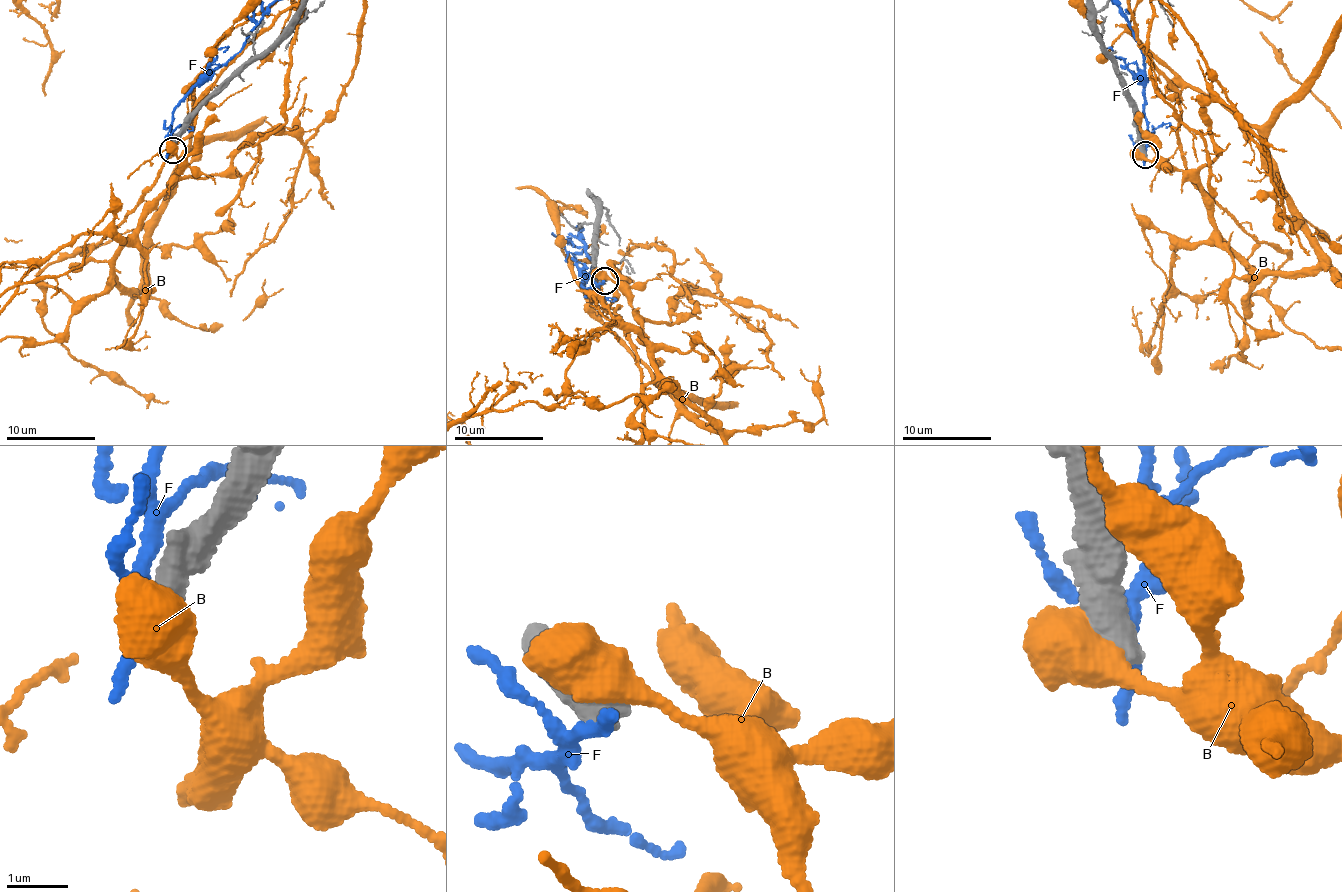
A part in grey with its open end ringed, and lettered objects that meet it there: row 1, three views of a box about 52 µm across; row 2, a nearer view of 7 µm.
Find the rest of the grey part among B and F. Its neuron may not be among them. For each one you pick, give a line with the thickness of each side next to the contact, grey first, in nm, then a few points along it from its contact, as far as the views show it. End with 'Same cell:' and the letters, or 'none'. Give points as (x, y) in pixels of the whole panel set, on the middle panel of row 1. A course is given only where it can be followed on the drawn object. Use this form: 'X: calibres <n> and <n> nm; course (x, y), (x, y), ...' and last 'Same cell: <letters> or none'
Same cell: none

